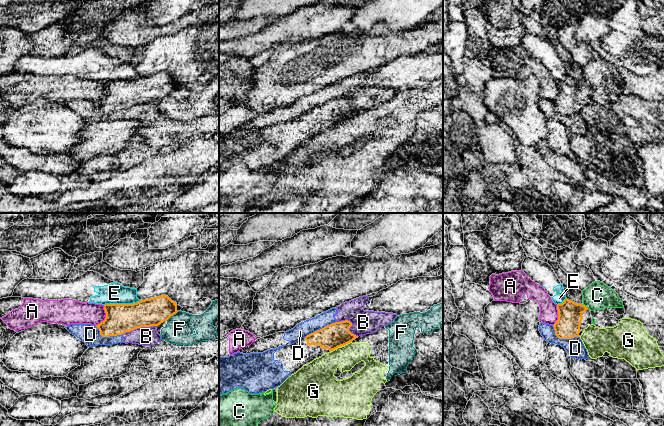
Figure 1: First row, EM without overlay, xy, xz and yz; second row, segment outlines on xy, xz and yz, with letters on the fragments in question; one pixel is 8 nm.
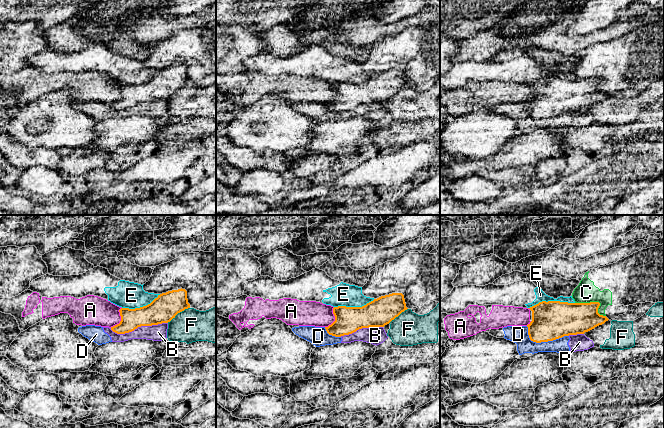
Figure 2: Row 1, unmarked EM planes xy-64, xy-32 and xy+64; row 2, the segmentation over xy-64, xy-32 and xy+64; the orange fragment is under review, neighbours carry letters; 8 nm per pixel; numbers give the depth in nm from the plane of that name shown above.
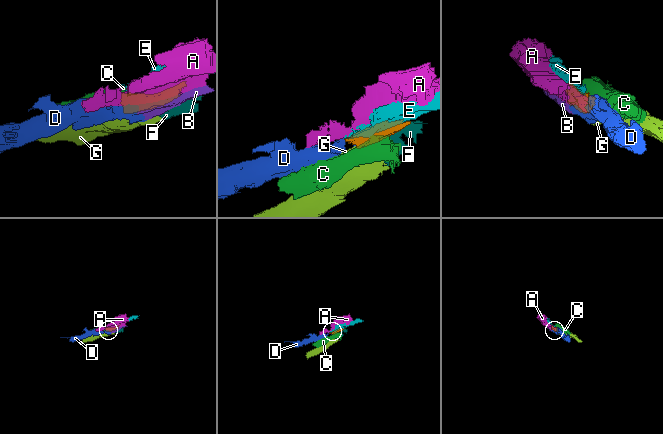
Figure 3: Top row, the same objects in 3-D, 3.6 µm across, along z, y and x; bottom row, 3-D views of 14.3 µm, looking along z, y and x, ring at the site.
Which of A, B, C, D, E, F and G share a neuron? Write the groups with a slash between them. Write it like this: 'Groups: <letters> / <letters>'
Groups: A / B / C / D / E / F G

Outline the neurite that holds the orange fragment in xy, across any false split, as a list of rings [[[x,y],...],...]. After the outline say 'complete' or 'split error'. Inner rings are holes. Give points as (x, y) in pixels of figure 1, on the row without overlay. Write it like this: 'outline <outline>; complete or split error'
outline [[[161,71],[133,80],[105,80],[106,94],[100,100],[65,103],[88,123],[124,119],[123,110],[141,103],[158,102],[176,90],[177,79]]]; split error

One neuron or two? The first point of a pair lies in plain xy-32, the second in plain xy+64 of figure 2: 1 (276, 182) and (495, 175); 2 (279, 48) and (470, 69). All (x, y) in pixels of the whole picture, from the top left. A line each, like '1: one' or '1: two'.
1: two
2: two

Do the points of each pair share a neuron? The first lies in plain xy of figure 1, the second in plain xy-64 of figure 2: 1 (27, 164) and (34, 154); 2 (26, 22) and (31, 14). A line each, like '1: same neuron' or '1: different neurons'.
1: same neuron
2: same neuron

